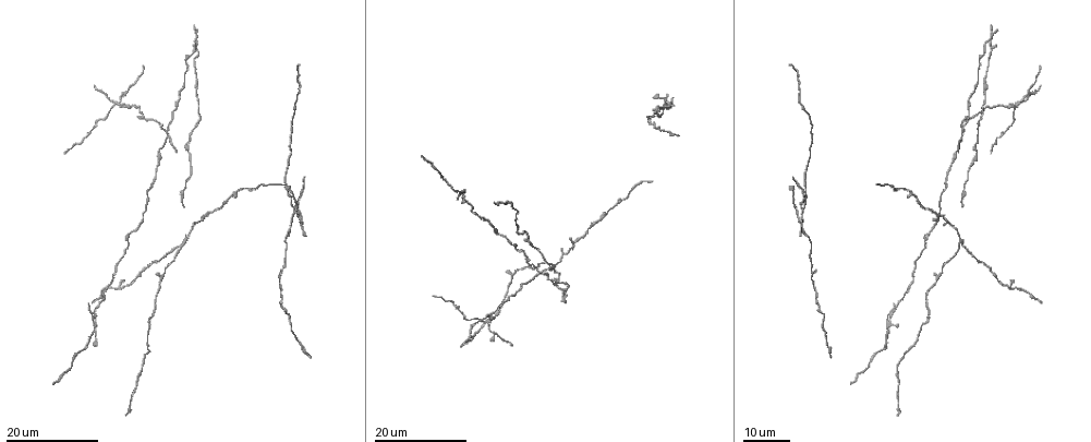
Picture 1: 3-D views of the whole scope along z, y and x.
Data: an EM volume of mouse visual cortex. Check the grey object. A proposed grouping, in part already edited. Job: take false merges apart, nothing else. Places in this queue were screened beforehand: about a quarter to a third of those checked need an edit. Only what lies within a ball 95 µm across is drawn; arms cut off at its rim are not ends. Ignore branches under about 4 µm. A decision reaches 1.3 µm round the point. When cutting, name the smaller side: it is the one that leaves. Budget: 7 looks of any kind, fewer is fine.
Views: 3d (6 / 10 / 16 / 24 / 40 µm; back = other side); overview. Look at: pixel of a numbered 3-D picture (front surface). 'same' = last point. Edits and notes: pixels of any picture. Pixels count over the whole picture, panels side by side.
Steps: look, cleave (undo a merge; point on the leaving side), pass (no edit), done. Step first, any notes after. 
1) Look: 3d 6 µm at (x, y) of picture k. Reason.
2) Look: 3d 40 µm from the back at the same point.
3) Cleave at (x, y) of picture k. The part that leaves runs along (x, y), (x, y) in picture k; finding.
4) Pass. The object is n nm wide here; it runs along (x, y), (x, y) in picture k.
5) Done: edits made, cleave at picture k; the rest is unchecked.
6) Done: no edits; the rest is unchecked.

Look: 3d 16 µm at (166, 131) of picture 1. A fork.

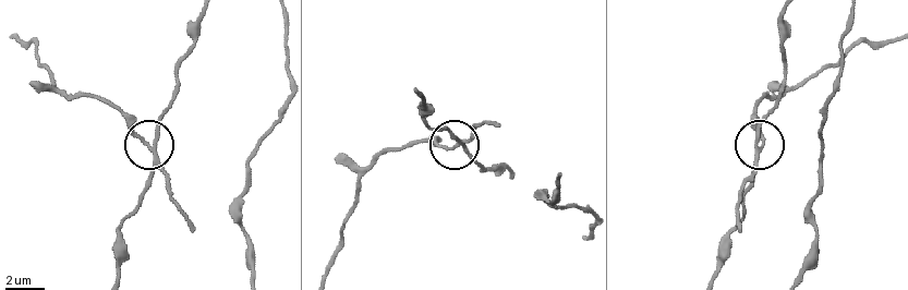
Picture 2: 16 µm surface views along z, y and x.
Look: 3d 10 µm at (145, 144) of picture 2.

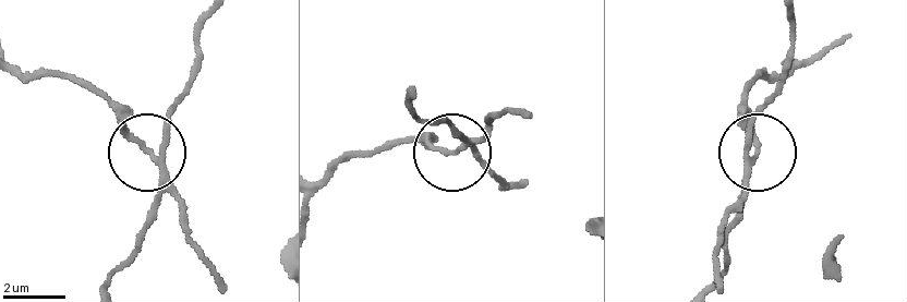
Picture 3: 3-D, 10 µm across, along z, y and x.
Cleave at (129, 141) of picture 3. 3 arms meet here; the part that leaves runs along (161, 168), (92, 89), (13, 69) in picture 3; two neurons meet here.

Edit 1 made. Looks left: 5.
Look: overview.

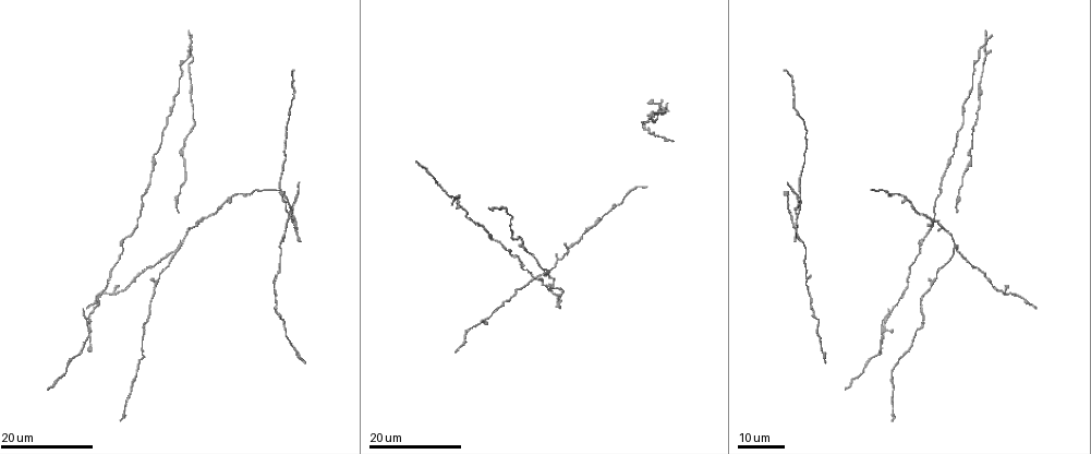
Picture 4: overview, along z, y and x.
Look: 3d 16 µm at (957, 247) of picture 4. Two arms in line, one across.

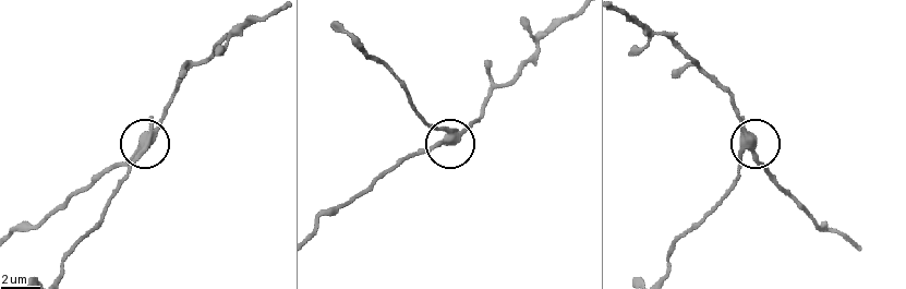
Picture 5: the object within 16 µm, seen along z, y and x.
Look: 3d 6 µm at (749, 147) of picture 5.

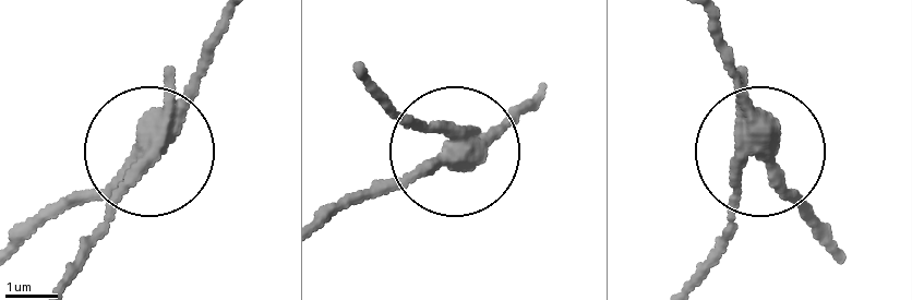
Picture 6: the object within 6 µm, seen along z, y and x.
Cleave at (191, 74) of picture 6. 3 arms meet here; the part that leaves runs along (147, 126), (220, 25) in picture 6; two neurons meet here.

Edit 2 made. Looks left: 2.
Look: 3d 24 µm at (796, 216) of picture 4. Four-way junction.

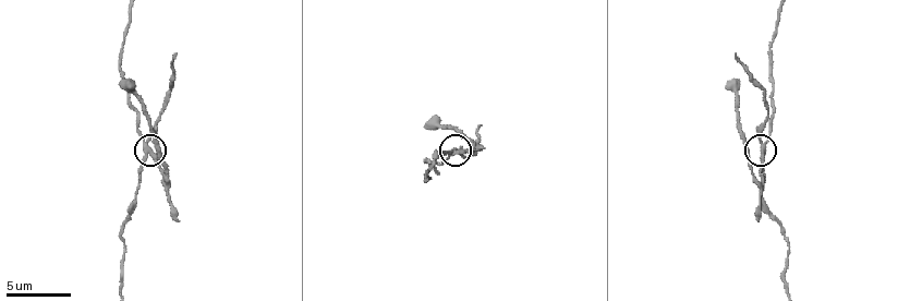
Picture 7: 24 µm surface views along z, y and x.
Look: 3d 10 µm at (761, 153) of picture 7.

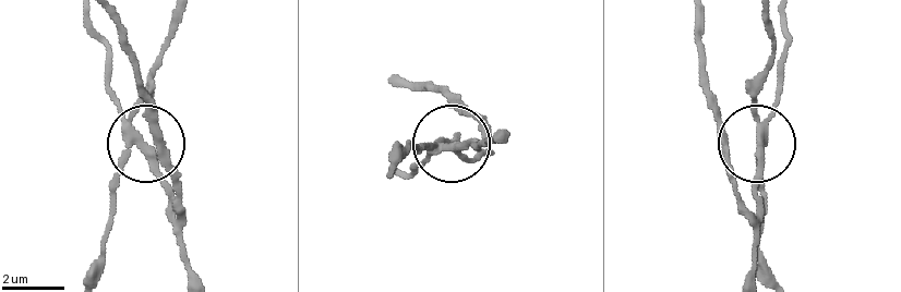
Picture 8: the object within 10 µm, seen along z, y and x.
Cleave at (157, 135) of picture 8. 4 arms meet here; the part that leaves runs along (132, 130), (108, 78), (106, 39), (87, 15) in picture 8; two neurons meet here.

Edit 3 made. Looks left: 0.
Done: edits made, cleave at picture 3, cleave at picture 6, cleave at picture 8; the rest is unchecked.

